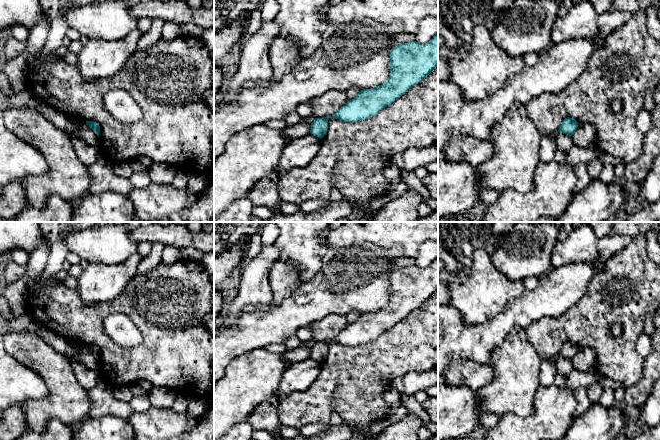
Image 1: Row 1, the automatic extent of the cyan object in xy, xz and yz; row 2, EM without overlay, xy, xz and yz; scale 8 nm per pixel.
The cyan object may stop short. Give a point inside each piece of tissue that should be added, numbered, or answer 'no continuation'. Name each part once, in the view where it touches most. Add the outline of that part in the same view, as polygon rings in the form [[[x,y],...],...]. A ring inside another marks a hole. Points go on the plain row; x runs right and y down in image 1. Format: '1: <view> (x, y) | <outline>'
no continuation

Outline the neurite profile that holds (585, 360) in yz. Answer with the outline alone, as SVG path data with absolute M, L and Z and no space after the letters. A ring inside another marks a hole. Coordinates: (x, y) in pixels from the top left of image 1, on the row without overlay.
M579 347L575 357L571 360L574 369L597 375L595 351L588 347Z

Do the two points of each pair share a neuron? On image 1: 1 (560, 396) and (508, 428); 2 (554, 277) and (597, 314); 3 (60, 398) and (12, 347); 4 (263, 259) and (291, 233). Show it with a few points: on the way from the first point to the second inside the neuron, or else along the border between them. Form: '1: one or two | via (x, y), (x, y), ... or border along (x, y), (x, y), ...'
1: one | via (547, 409), (528, 428), (521, 428)
2: two | border along (593, 279), (589, 283), (586, 293), (576, 305)
3: one | via (60, 382), (28, 350)
4: two | border along (273, 244), (279, 251), (279, 257), (276, 261)

